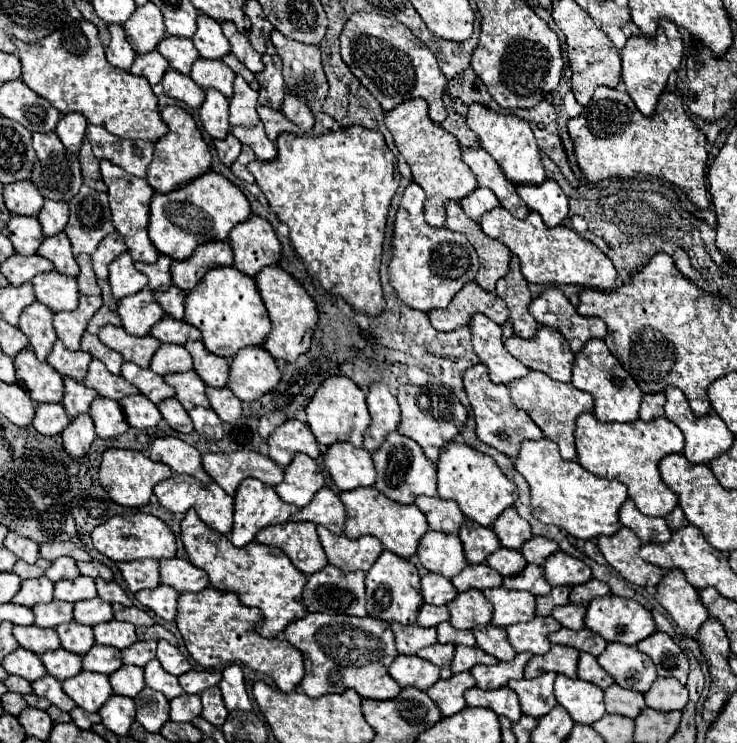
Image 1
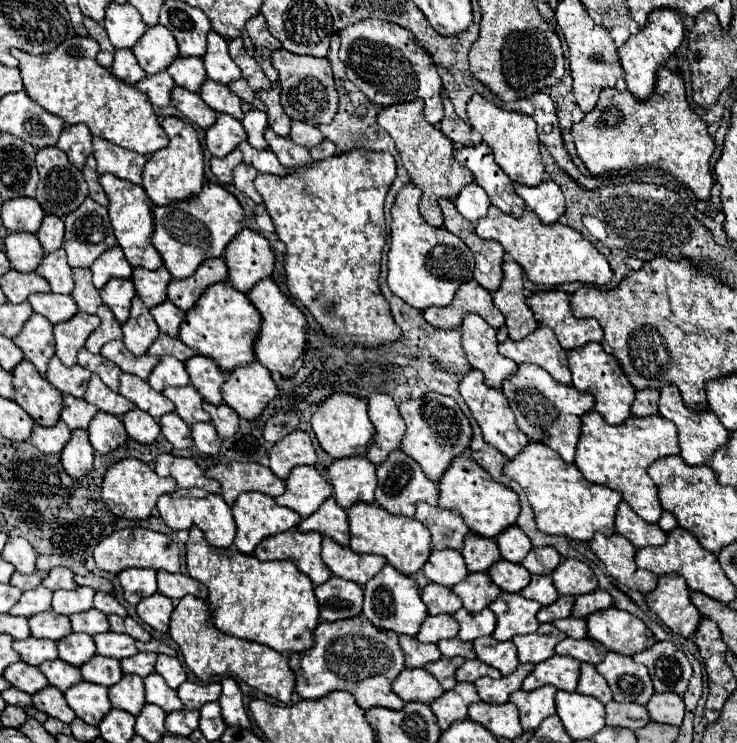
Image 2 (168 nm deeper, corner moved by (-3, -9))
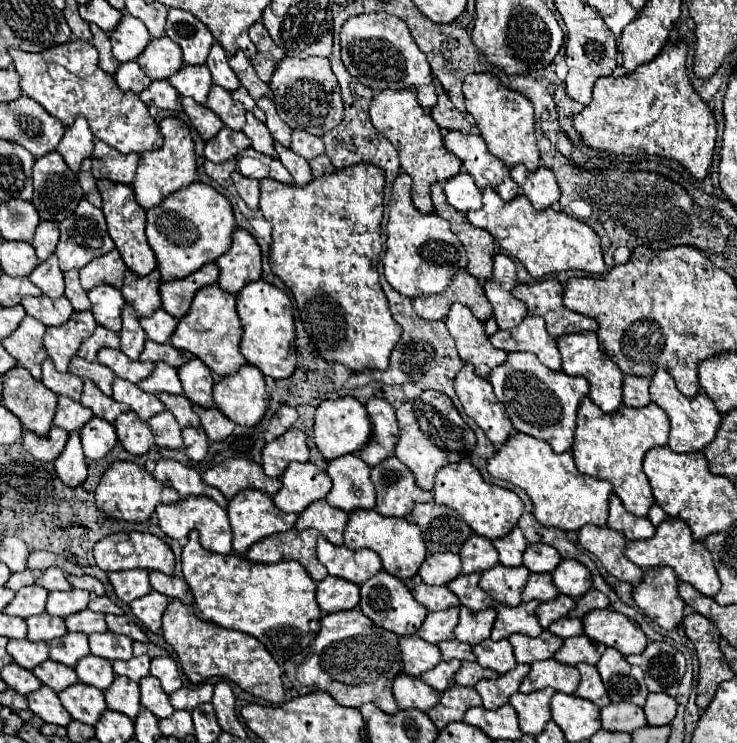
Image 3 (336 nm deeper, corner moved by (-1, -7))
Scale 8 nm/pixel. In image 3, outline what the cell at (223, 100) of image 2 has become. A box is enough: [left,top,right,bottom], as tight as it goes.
[207,86,245,130]

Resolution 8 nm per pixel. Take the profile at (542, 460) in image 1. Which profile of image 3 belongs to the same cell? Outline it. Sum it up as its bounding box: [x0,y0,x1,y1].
[487,432,613,532]

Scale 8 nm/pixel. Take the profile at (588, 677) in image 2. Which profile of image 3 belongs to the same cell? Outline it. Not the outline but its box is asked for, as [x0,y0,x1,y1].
[575,664,611,708]

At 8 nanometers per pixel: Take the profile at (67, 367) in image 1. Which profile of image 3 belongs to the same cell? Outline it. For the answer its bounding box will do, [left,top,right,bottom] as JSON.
[41,358,83,400]

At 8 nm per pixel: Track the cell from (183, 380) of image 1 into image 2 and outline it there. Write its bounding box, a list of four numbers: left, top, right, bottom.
[163,386,211,426]

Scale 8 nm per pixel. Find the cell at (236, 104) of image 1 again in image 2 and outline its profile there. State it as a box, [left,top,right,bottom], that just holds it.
[243,104,267,150]

